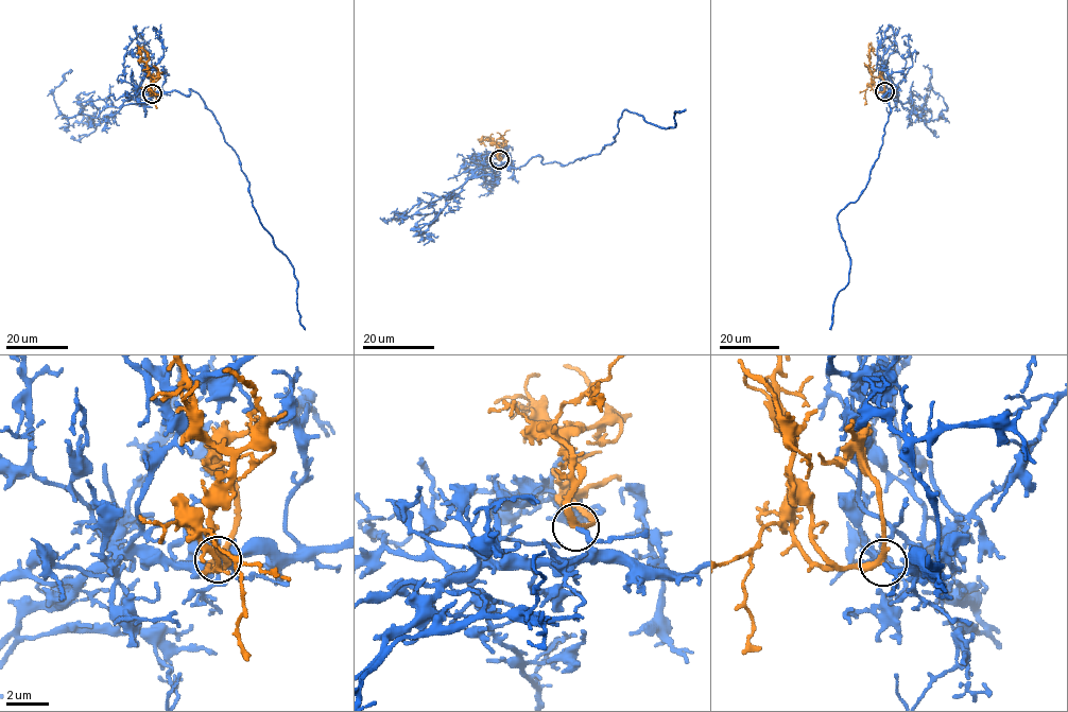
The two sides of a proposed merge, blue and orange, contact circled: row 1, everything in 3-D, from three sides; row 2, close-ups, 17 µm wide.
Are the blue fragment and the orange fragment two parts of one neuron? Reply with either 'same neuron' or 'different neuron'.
same neuron

